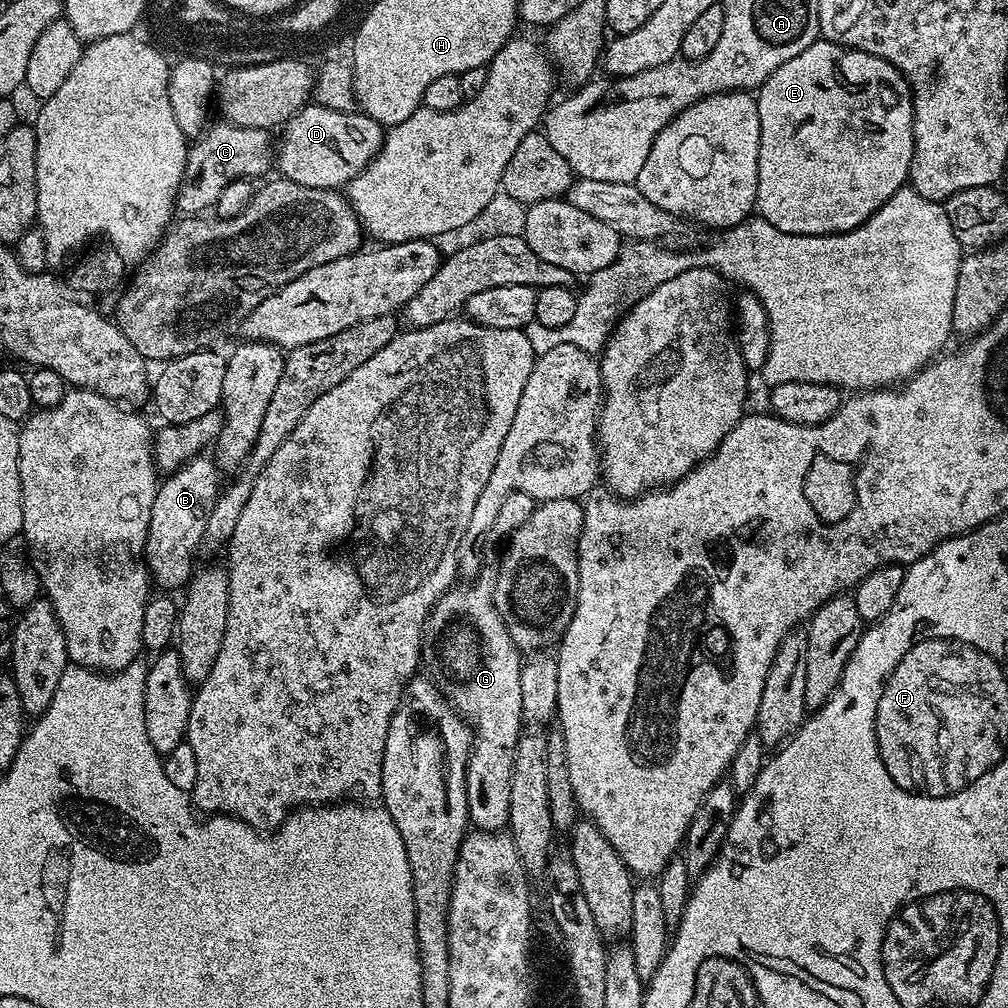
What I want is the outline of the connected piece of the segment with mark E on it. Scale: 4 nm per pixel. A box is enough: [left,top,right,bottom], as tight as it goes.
[755,38,914,236]

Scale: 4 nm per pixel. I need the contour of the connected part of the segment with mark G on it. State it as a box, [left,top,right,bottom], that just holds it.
[422,582,524,832]

